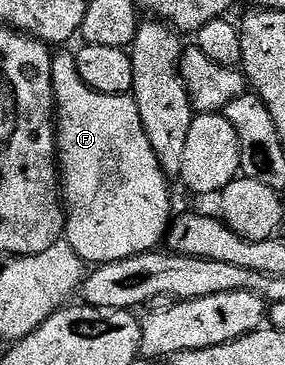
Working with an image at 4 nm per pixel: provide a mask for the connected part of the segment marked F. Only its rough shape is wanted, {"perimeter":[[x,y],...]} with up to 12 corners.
{"perimeter":[[52,59],[64,232],[93,266],[150,253],[169,178],[131,96]]}

